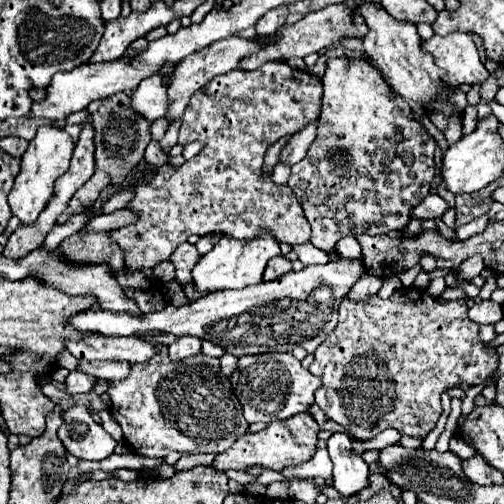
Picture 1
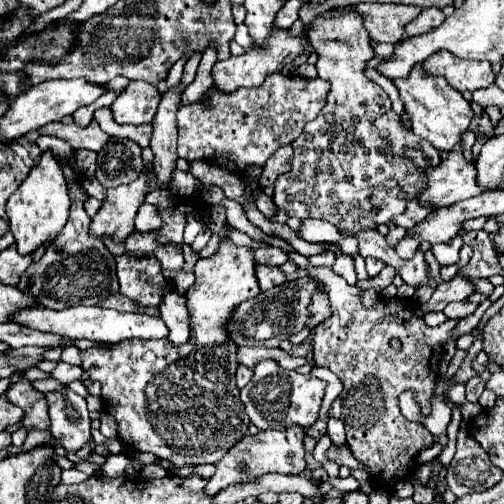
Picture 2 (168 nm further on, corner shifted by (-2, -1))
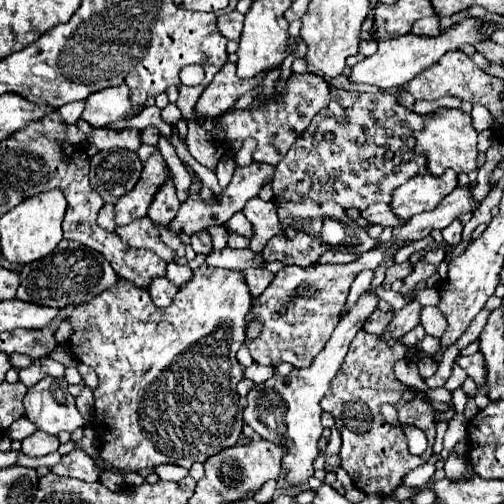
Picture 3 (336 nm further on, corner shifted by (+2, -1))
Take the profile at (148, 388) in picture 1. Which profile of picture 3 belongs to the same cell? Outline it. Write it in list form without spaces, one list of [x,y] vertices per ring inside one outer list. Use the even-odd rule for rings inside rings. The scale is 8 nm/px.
[[[201,265],[199,269],[193,271],[191,281],[183,283],[179,287],[179,293],[175,295],[173,303],[165,309],[153,305],[149,293],[145,289],[135,287],[131,281],[127,279],[117,279],[117,283],[113,287],[109,287],[107,291],[103,291],[101,295],[97,295],[95,299],[91,299],[89,303],[79,305],[77,309],[73,309],[73,313],[69,315],[69,323],[73,327],[73,333],[69,337],[69,349],[71,353],[85,365],[93,367],[97,377],[99,377],[99,385],[93,391],[95,397],[95,405],[93,405],[93,429],[97,433],[99,439],[99,451],[93,457],[95,465],[103,471],[107,465],[111,465],[117,473],[125,475],[125,473],[137,473],[145,467],[157,467],[157,465],[179,465],[189,469],[195,461],[207,461],[209,457],[217,455],[219,451],[237,445],[239,435],[241,435],[241,427],[243,427],[243,405],[241,405],[241,397],[237,395],[235,387],[237,383],[243,379],[243,367],[237,361],[237,351],[245,341],[245,331],[247,331],[247,315],[251,309],[251,295],[247,291],[245,279],[241,277],[241,271],[231,271],[231,269],[217,269],[217,267],[209,267],[209,265]]]

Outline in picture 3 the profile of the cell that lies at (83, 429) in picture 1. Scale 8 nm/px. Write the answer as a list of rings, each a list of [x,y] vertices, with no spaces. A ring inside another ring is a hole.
[[[45,377],[35,383],[25,399],[25,417],[39,429],[57,435],[61,431],[75,431],[85,425],[85,419],[75,407],[75,397],[67,391],[65,377]]]

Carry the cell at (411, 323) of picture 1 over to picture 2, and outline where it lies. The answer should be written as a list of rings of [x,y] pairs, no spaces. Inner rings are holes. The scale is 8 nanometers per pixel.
[[[289,253],[289,259],[311,277],[317,277],[329,293],[331,317],[315,327],[317,335],[313,341],[315,367],[331,369],[345,385],[343,393],[333,401],[329,417],[343,421],[347,445],[355,459],[369,467],[369,475],[377,485],[389,489],[393,483],[413,473],[415,455],[427,449],[433,437],[423,423],[407,421],[401,415],[399,395],[413,391],[421,405],[421,415],[431,413],[429,397],[439,381],[443,345],[451,339],[451,331],[457,327],[459,319],[447,319],[439,327],[429,327],[423,317],[415,313],[419,303],[413,297],[379,297],[375,305],[365,307],[361,301],[363,291],[335,275],[331,267],[313,267],[307,257],[299,253]],[[393,335],[403,343],[401,351],[389,347]]]

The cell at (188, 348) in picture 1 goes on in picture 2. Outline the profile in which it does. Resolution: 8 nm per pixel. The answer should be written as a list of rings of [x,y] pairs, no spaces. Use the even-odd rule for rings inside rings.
[[[169,293],[169,297],[165,297],[159,313],[163,313],[163,321],[165,325],[169,325],[171,333],[169,333],[169,341],[173,345],[183,345],[189,341],[191,337],[191,325],[189,325],[189,311],[185,305],[185,297],[179,293]]]

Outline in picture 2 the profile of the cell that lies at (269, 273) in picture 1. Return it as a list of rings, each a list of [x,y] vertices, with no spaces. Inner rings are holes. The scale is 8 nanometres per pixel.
[[[257,265],[255,269],[257,279],[259,279],[259,287],[261,291],[267,291],[275,285],[281,285],[285,281],[285,273],[279,267],[271,267],[271,265]]]

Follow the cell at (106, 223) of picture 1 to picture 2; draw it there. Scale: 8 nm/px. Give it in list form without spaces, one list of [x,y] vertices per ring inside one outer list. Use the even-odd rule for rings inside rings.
[[[143,203],[143,205],[139,207],[139,211],[137,211],[135,227],[137,227],[137,231],[141,231],[141,233],[159,229],[159,227],[161,227],[161,221],[159,221],[159,217],[157,217],[157,207],[155,207],[155,205],[149,205],[149,203]]]

